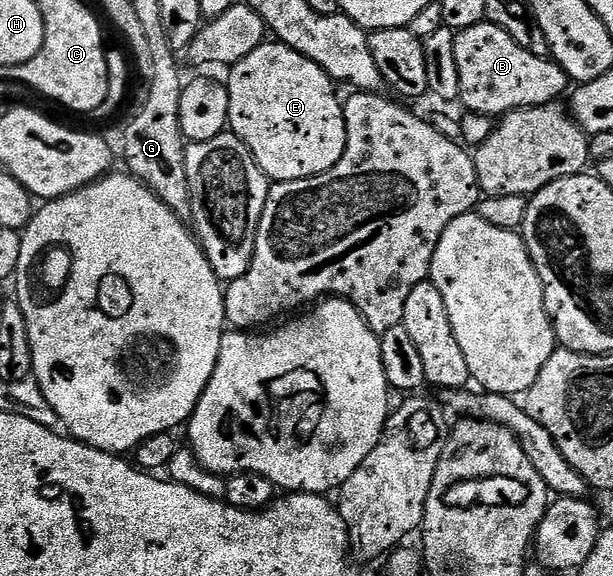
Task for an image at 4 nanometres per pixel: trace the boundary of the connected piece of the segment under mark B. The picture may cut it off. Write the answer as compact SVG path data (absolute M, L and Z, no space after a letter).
M483 20L474 27L466 27L456 33L454 43L454 60L458 62L458 83L460 84L461 106L465 105L468 113L481 113L484 117L499 118L515 109L533 109L535 105L551 105L567 94L570 82L564 74L564 68L548 57L539 57L526 51L502 27L494 27L488 20Z

